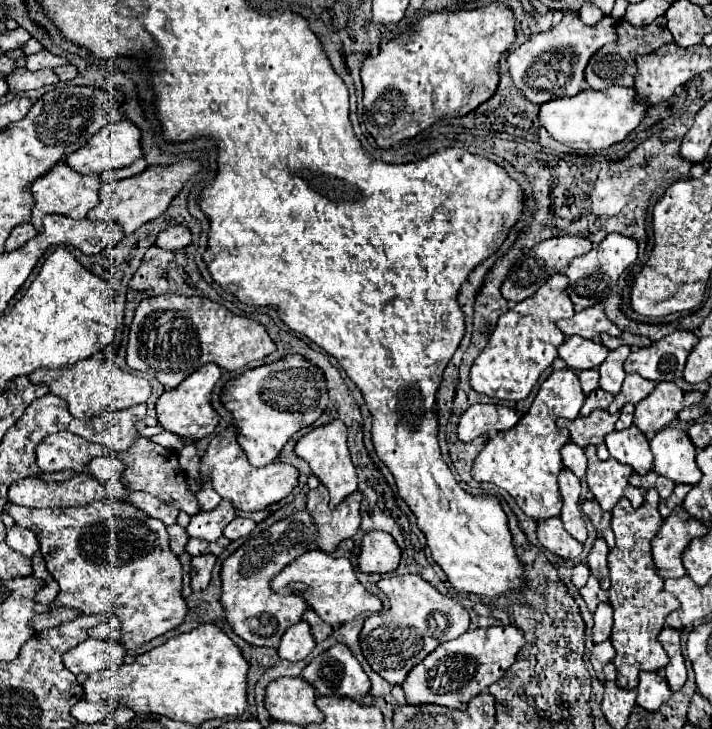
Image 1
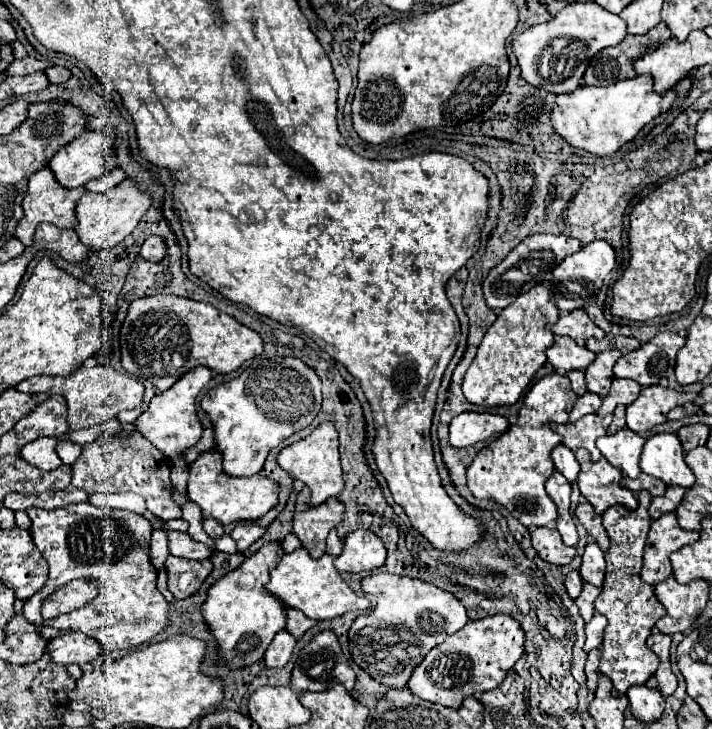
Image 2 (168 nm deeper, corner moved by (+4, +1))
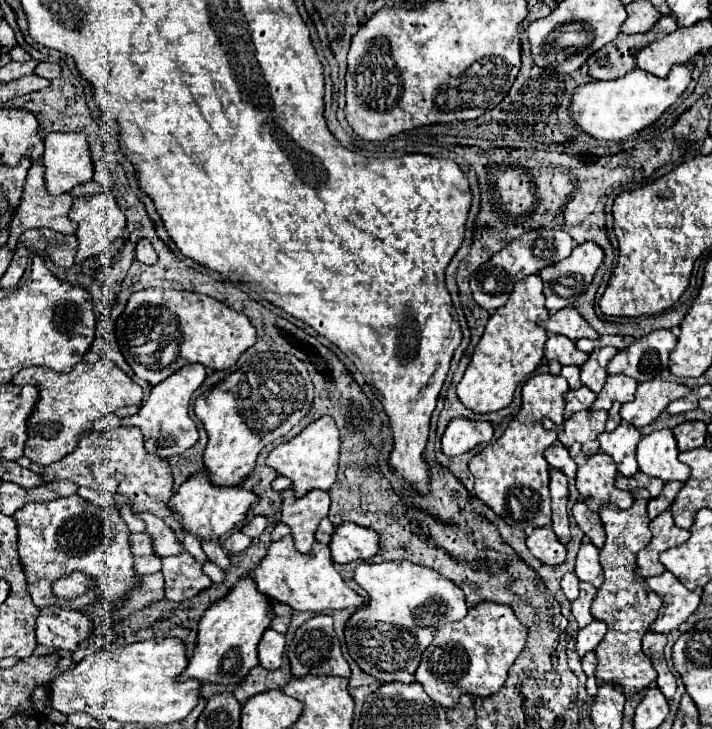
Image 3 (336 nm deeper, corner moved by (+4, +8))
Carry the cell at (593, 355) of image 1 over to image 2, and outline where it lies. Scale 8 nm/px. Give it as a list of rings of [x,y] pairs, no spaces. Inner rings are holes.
[[[569,336],[557,338],[555,344],[545,352],[547,360],[553,364],[557,370],[583,370],[595,360],[595,352],[591,352],[587,346],[579,346],[575,340]]]

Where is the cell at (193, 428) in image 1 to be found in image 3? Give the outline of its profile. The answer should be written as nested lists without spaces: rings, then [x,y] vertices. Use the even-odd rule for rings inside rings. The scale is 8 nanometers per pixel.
[[[199,363],[179,369],[167,381],[155,385],[151,389],[149,399],[141,405],[139,413],[133,415],[133,417],[123,419],[121,425],[139,427],[143,437],[145,437],[145,449],[149,453],[155,453],[161,459],[169,459],[173,455],[181,455],[183,451],[193,447],[197,443],[197,439],[199,439],[197,425],[189,417],[189,401],[191,401],[191,395],[195,393],[195,389],[205,381],[205,375],[207,375],[205,367],[199,365]]]

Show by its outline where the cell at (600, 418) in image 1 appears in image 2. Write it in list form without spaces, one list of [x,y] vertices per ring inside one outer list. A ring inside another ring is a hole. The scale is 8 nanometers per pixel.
[[[587,414],[583,418],[579,418],[577,422],[569,422],[565,424],[565,436],[563,436],[563,424],[551,424],[551,428],[561,434],[563,438],[563,444],[571,450],[577,450],[577,448],[587,448],[591,452],[591,460],[599,460],[601,458],[601,452],[597,450],[595,446],[595,440],[603,434],[607,434],[607,428],[611,424],[613,416],[607,414],[605,418],[597,416],[597,414]]]

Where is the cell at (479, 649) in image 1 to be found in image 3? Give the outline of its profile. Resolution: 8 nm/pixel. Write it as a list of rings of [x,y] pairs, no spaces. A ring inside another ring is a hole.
[[[483,601],[469,609],[465,619],[447,623],[435,633],[433,643],[423,653],[415,679],[423,685],[427,695],[443,707],[457,705],[461,695],[489,697],[503,687],[507,671],[523,651],[525,641],[527,627],[515,617],[509,605]]]

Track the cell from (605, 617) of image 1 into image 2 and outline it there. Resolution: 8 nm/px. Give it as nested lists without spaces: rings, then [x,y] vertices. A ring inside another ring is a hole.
[[[595,612],[595,616],[591,618],[591,622],[585,624],[585,634],[587,634],[587,642],[585,642],[585,652],[591,652],[593,648],[601,646],[603,640],[603,630],[607,626],[607,618],[599,612]]]

